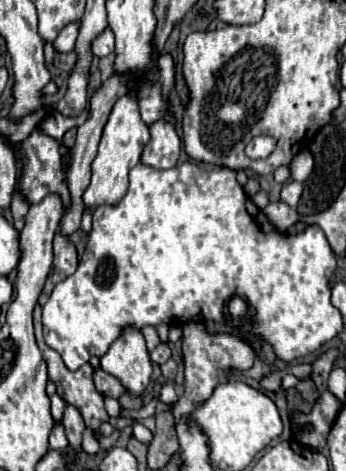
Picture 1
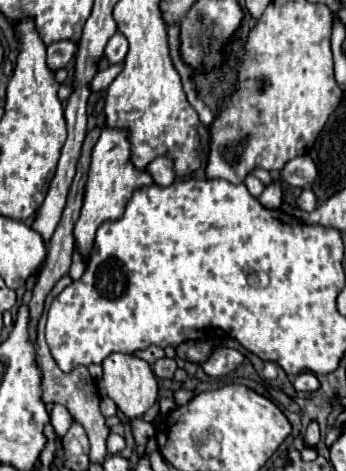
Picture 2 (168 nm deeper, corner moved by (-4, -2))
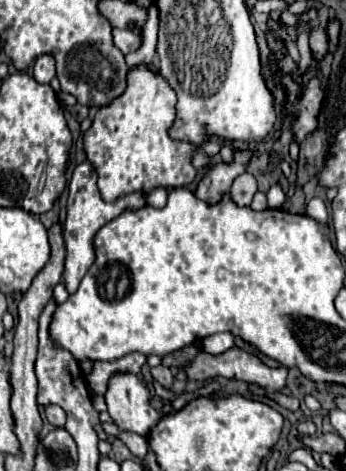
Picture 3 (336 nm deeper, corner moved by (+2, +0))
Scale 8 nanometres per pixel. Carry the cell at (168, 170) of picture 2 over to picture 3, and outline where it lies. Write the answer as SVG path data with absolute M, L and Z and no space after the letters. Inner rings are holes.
M154 189L148 197L146 197L146 203L150 207L164 207L166 205L166 199L168 199L168 191L166 189Z

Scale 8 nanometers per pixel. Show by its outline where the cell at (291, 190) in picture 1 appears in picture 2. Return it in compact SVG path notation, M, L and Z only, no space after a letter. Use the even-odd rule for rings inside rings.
M310 187L302 189L300 195L296 197L296 203L298 203L298 207L300 207L302 211L312 211L312 209L316 207L316 197L314 197L312 189L310 189Z

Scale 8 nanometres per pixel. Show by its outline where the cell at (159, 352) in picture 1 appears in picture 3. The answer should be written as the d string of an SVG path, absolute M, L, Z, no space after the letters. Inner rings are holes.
M164 365L152 367L152 377L154 377L162 387L172 389L172 381L174 381L174 377L172 377L172 373L170 373L168 367L164 367Z

